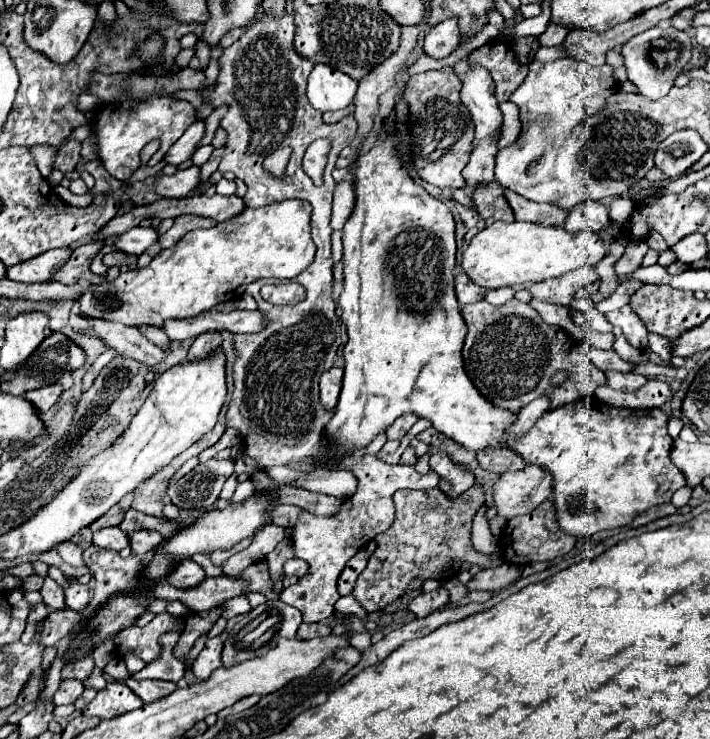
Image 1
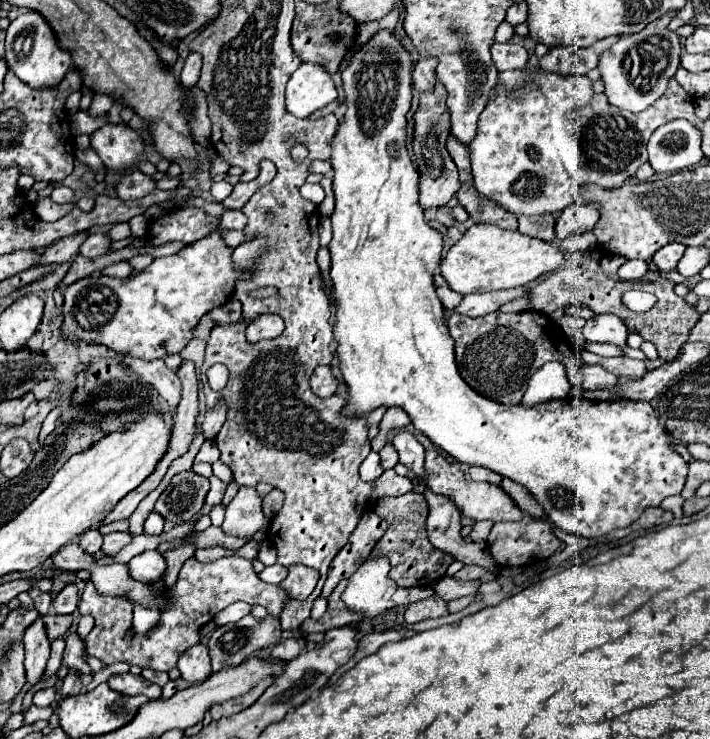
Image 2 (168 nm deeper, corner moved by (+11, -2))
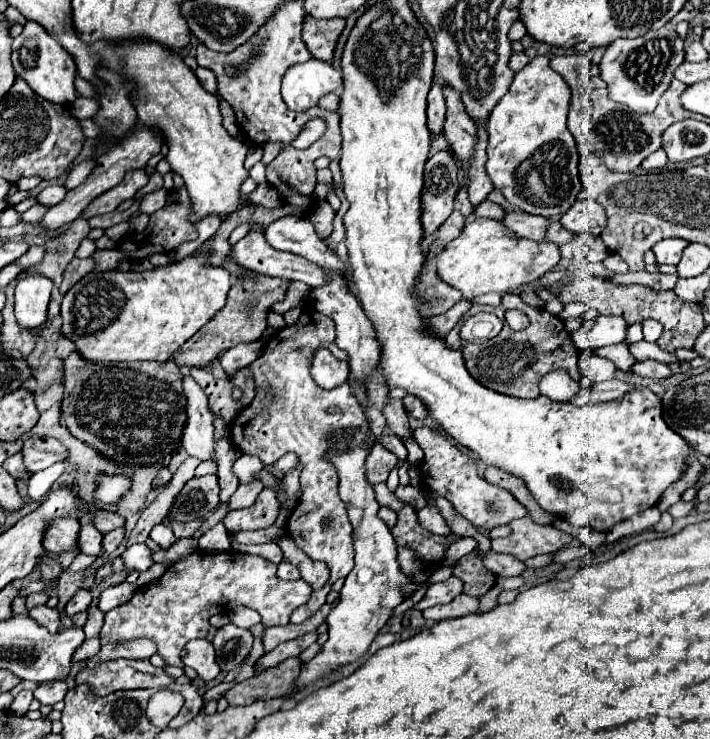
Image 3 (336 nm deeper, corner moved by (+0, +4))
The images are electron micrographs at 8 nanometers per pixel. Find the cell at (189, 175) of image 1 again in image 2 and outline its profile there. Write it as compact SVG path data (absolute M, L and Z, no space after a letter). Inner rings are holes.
M134 170L126 174L118 184L116 184L116 196L120 200L138 200L154 190L154 182L150 176L142 174L140 170Z

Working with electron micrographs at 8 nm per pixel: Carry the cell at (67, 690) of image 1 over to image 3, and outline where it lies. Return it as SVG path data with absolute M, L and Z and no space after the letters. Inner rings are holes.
M47 682L47 684L39 684L39 688L35 690L35 698L41 704L53 706L55 702L65 698L65 692L67 692L67 682Z

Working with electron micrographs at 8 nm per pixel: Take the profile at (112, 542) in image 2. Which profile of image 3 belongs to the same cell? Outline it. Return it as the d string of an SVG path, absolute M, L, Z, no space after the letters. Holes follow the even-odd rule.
M117 528L117 530L107 532L107 534L103 536L103 550L105 550L107 554L115 552L115 550L119 548L119 544L123 542L123 538L125 538L125 528Z

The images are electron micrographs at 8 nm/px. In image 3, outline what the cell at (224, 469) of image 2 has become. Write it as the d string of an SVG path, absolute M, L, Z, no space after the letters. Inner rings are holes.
M239 456L233 464L233 474L239 478L241 484L249 484L249 482L255 482L257 480L257 472L263 470L263 462L259 462L259 458L255 456Z

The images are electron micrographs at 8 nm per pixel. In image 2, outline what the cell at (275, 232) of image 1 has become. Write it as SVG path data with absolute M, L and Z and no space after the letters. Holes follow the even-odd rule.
M218 232L210 234L184 246L174 256L156 258L146 270L132 272L124 280L88 276L70 284L64 292L62 338L106 346L122 356L162 360L168 354L182 352L192 340L196 322L232 298L238 278L232 248L224 244Z

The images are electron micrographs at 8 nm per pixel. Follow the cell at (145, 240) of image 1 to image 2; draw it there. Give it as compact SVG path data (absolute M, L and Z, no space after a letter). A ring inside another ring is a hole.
M90 234L80 246L80 254L86 258L98 258L110 252L110 238L106 234Z

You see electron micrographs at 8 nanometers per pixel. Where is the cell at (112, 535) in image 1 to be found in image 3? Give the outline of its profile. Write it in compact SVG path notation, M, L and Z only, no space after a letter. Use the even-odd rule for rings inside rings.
M93 524L81 526L81 530L79 530L79 550L83 554L99 556L101 550L103 550L101 548L101 540L103 540L103 534Z

